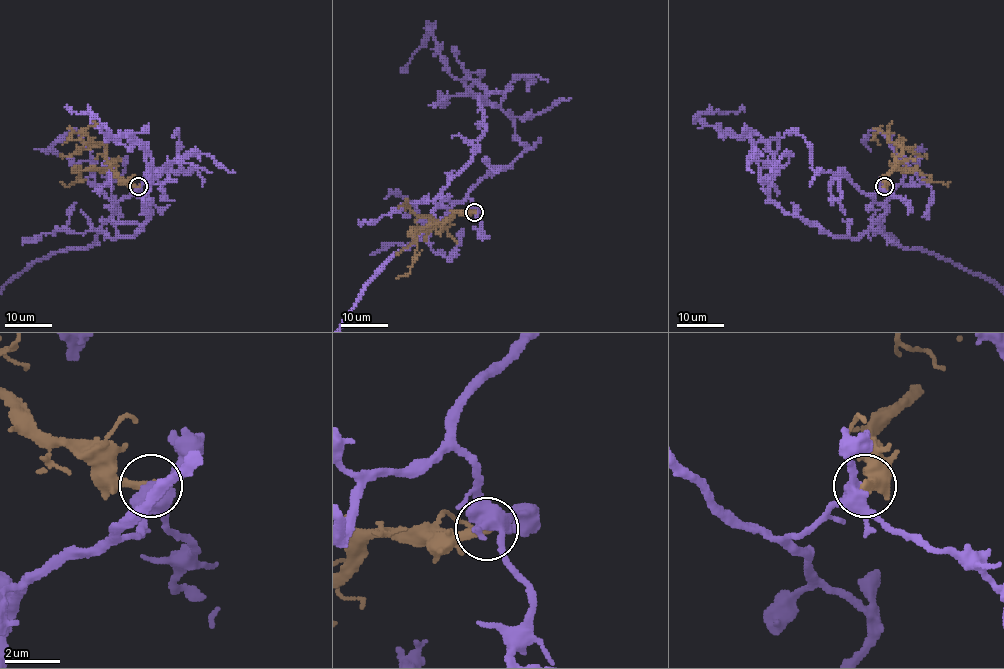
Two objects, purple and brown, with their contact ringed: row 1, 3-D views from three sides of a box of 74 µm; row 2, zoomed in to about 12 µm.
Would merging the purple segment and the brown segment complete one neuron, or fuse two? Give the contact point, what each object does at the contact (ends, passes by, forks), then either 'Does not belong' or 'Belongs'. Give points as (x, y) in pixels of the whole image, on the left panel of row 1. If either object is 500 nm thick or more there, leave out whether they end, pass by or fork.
Place: (138, 186). At the ring purple forks. At the ring brown ends. Does not belong

